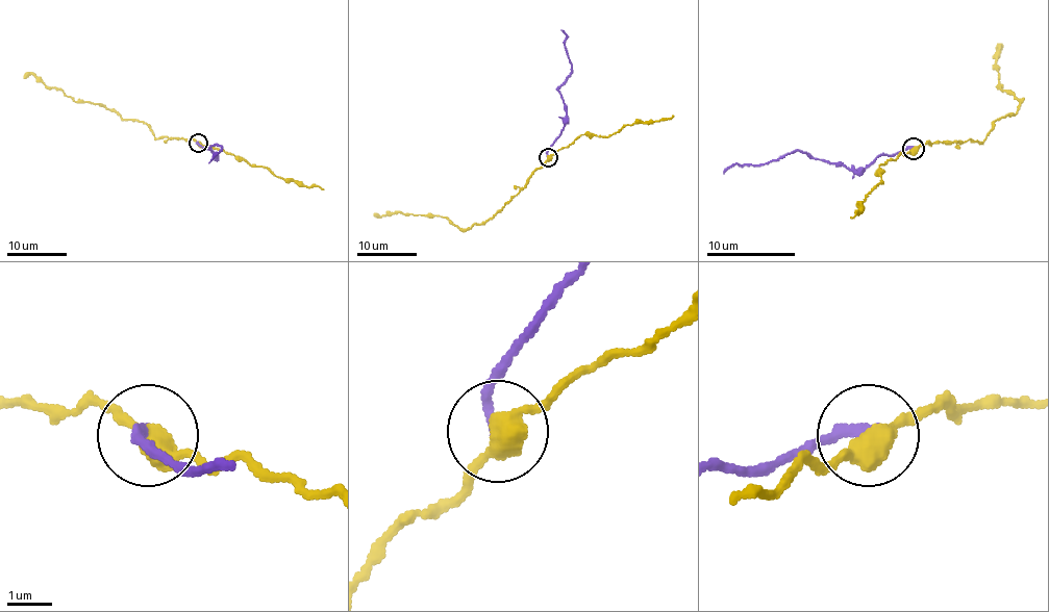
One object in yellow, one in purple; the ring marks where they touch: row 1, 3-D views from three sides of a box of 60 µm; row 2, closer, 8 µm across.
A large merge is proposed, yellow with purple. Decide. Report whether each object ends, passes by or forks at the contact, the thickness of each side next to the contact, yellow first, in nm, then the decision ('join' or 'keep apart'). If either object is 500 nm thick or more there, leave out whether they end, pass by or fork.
yellow passes by; purple ends there; 460 nm thick on the yellow side, 200 nm on the other; keep apart

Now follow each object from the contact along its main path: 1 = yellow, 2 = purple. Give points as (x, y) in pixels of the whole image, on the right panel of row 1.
1: (914, 149), (982, 143), (996, 120), (1018, 109), (1020, 103), (1000, 87), (1000, 45), (996, 52)
2: (912, 149), (880, 155), (856, 169), (837, 167), (791, 151), (766, 164), (733, 164), (724, 173)

